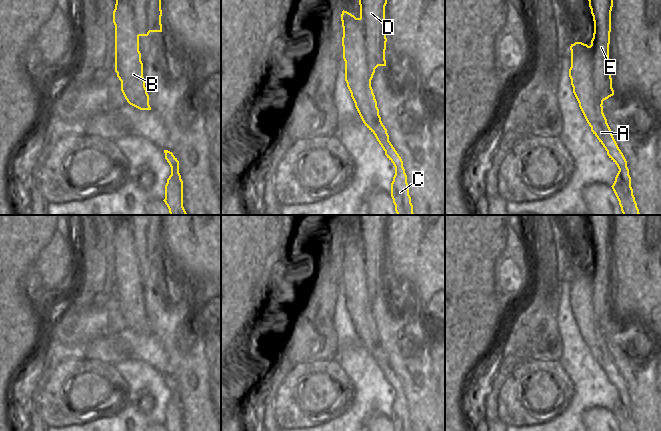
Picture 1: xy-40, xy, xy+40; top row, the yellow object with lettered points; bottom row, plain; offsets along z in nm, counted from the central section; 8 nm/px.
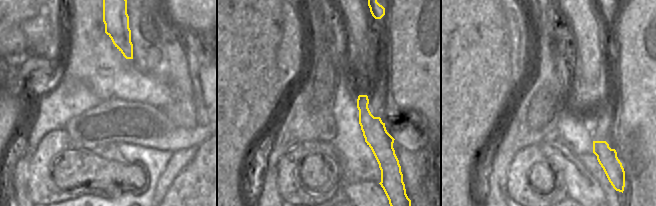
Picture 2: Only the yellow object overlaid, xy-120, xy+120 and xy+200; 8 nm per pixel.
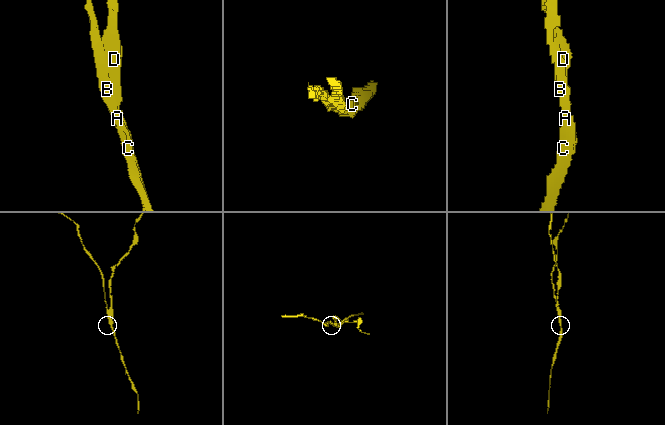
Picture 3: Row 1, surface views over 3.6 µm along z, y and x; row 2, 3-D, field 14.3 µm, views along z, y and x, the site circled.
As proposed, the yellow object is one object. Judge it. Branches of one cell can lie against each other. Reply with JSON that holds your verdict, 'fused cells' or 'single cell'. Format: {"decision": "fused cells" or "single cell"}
{"decision": "fused cells"}

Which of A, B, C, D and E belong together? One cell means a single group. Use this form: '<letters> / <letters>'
A B C / D E

